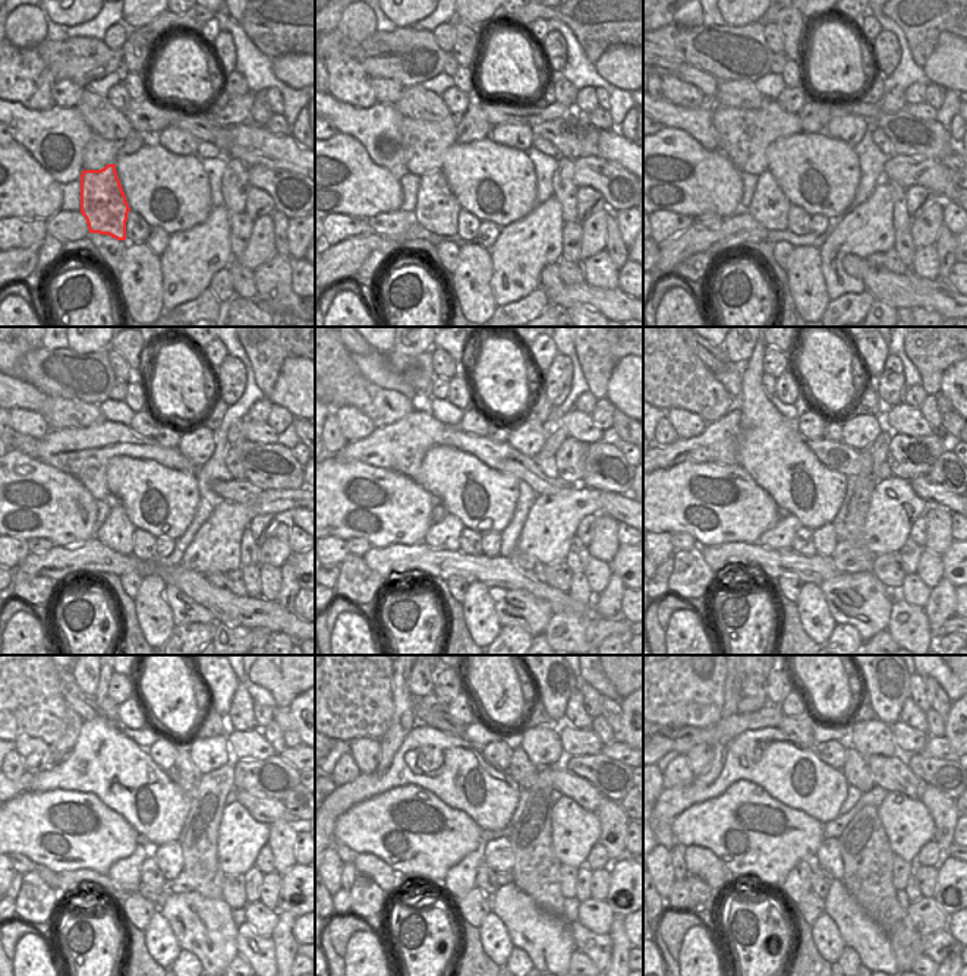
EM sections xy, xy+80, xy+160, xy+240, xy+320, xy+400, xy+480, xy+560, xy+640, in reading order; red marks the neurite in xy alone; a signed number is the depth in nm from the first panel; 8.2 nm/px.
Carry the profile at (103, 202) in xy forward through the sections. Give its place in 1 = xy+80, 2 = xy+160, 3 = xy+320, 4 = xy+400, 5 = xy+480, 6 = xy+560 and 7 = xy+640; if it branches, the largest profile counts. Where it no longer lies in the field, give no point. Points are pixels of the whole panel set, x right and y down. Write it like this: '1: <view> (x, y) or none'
1: xy+80 (437, 210)
2: xy+160 (768, 205)
3: xy+320 (446, 535)
4: xy+400 (781, 537)
5: xy+480 (125, 874)
6: xy+560 (460, 880)
7: xy+640 (797, 882)

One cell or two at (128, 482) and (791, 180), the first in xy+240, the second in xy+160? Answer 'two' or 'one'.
one

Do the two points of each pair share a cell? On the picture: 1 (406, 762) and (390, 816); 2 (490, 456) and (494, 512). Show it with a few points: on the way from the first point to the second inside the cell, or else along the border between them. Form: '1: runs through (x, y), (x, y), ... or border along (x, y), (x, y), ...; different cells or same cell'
1: border along (432, 793), (413, 784), (400, 784), (367, 800); different cells
2: border along (460, 450), (520, 479); different cells

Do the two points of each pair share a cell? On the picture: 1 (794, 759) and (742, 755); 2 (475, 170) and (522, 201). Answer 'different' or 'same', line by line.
1: same
2: same

